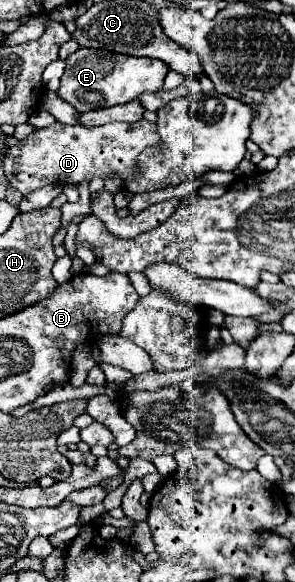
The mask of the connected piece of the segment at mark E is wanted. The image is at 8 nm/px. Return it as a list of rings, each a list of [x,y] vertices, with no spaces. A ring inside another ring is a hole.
[[[78,49],[66,59],[66,69],[60,79],[58,97],[70,103],[78,113],[88,113],[112,105],[122,105],[142,93],[154,93],[162,87],[168,67],[158,59],[126,57],[104,49]]]

